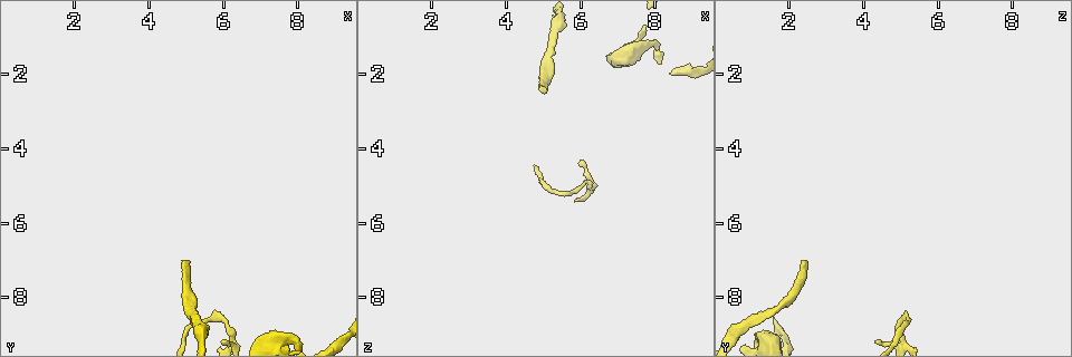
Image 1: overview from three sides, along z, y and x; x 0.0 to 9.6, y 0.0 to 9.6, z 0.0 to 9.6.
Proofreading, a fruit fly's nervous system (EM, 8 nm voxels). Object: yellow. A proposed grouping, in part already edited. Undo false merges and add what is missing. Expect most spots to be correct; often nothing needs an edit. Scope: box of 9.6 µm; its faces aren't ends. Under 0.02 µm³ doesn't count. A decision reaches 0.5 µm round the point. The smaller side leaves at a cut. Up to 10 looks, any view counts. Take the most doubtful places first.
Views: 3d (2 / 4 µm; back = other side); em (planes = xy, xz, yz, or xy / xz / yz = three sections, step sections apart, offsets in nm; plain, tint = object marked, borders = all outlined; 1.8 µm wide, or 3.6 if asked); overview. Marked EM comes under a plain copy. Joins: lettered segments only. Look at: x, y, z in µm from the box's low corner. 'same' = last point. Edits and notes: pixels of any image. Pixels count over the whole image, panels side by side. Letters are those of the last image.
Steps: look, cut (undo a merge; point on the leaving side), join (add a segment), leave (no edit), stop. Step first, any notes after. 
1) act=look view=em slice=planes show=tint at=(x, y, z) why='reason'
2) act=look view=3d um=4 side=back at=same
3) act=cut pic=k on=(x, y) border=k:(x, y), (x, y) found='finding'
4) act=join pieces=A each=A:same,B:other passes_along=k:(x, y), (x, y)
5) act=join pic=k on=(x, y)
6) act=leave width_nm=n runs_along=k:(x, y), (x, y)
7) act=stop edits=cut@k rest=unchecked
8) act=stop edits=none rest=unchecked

act=look view=em um=3.6 slice=xy step=4 show=borders at=(5.00, 6.90, 2.45) why='long arm stops here'

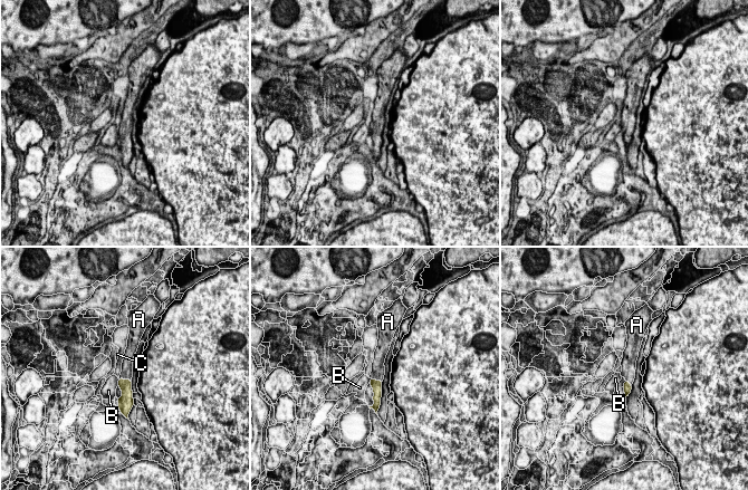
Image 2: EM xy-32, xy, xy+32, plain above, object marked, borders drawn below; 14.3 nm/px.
act=join pieces=A each=A:same,B:other,C:other found='the neuron continues'

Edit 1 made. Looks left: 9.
act=look view=overview why='see it whole again'

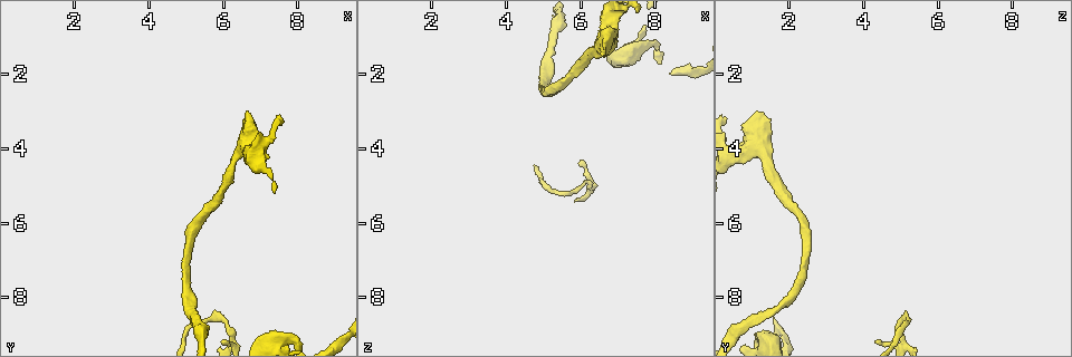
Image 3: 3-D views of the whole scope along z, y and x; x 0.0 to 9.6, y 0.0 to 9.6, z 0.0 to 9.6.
act=look view=em um=3.6 slice=xy step=8 show=tint at=(7.55, 9.10, 1.20) why='sudden change in width'

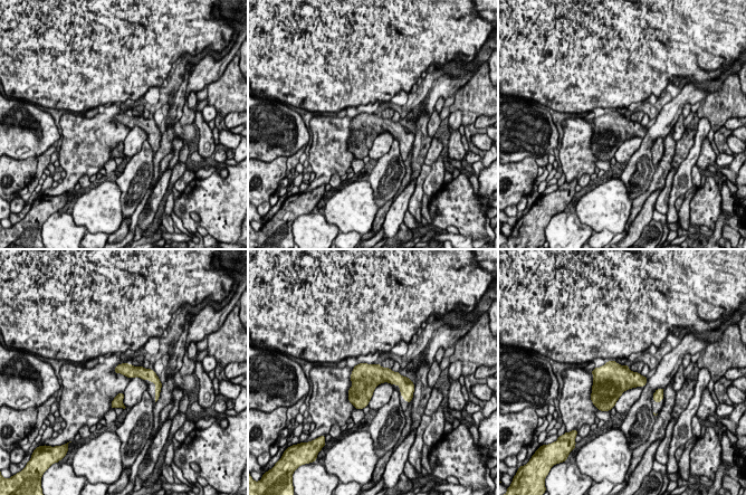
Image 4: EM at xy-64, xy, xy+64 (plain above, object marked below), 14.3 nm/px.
act=look view=em um=3.6 slice=planes show=tint at=same why='cut it another way'

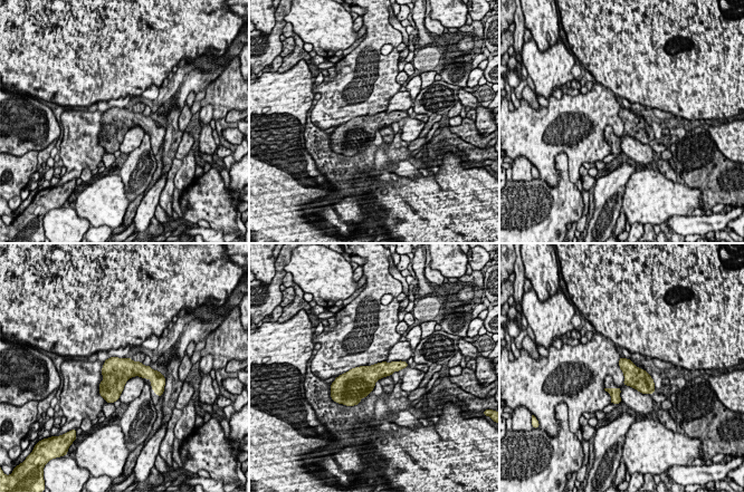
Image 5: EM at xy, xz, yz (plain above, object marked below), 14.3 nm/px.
act=look view=em um=3.6 slice=planes show=borders at=same why='what lies round it'

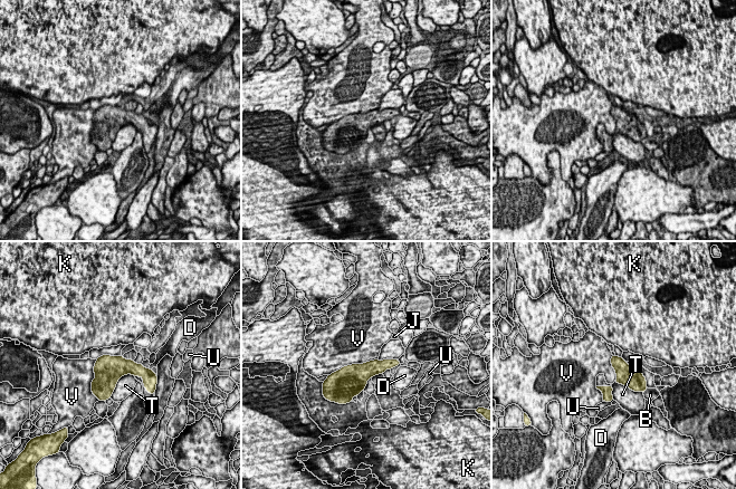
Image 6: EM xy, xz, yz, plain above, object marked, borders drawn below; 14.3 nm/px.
act=leave longest_contact=V:750nm each=B:other,D:other,J:other,K:other,T:other,U:other,V:other border=6:(376, 358), (344, 365), (328, 375) found='one neuron here'

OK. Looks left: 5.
act=look view=em slice=xz step=4 show=tint at=(6.25, 9.05, 5.00) why='abrupt turn'

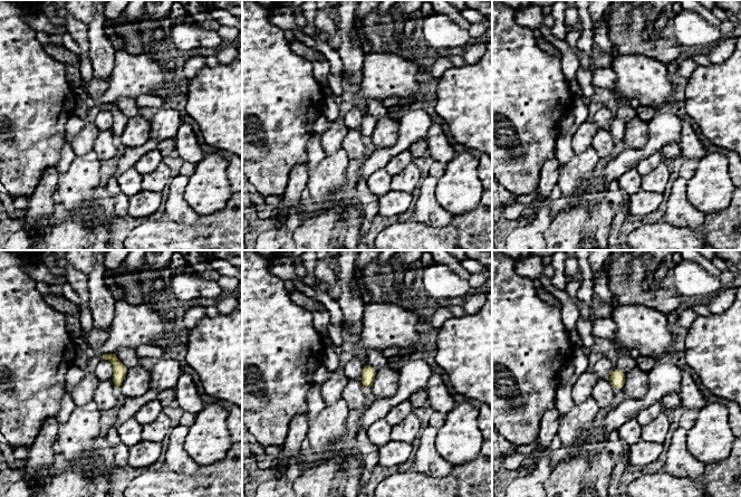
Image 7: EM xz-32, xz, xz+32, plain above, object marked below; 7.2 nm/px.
act=look view=em slice=yz step=4 show=borders at=same

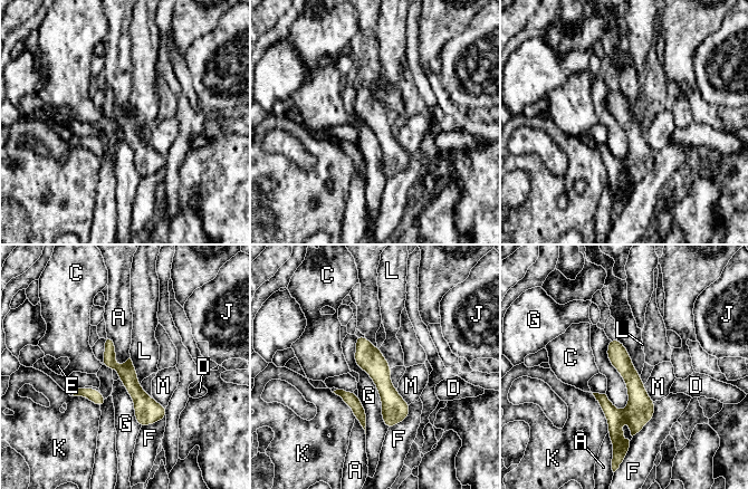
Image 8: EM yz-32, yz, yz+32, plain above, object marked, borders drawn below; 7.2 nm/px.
act=leave each=A:other,C:other,D:other,E:other,F:other,G:other,J:other,K:other,L:other,M:other border=8:(107, 335), (114, 343), (120, 366) found='all the same neuron'

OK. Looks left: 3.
act=stop edits=join@2 rest=unchecked

